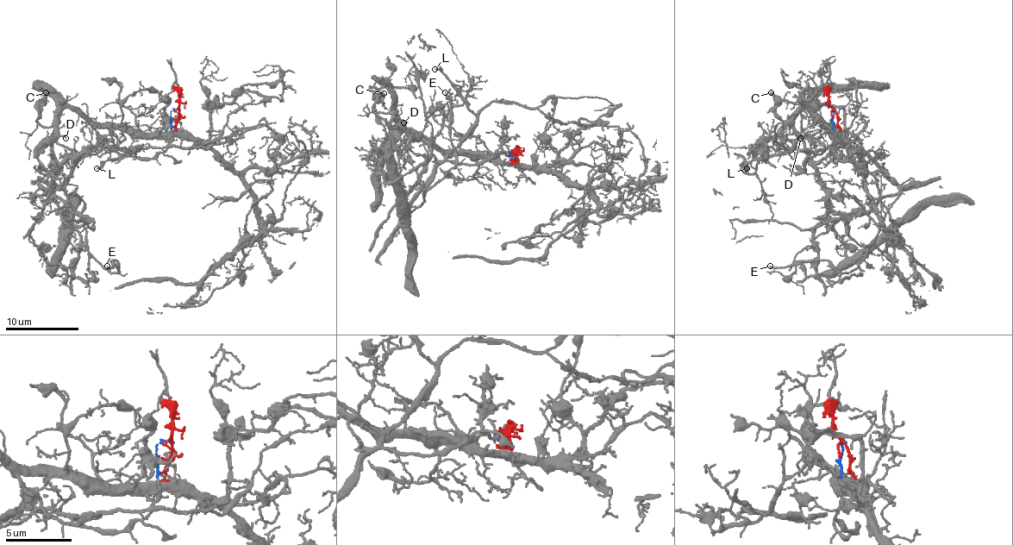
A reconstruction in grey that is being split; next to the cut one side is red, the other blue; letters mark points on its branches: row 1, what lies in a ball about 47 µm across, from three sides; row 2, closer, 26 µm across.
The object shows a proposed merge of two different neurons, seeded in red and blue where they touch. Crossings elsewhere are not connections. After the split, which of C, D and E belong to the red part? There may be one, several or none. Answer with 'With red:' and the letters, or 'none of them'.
With red: C, D

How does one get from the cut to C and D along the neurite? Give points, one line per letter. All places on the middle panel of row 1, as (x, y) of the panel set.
C: (515, 156), (511, 161), (490, 161), (472, 154), (440, 153), (428, 147), (387, 112), (375, 109), (384, 92)
D: (515, 156), (517, 158), (511, 161), (490, 161), (472, 154), (440, 153), (428, 147), (393, 116), (403, 123)

